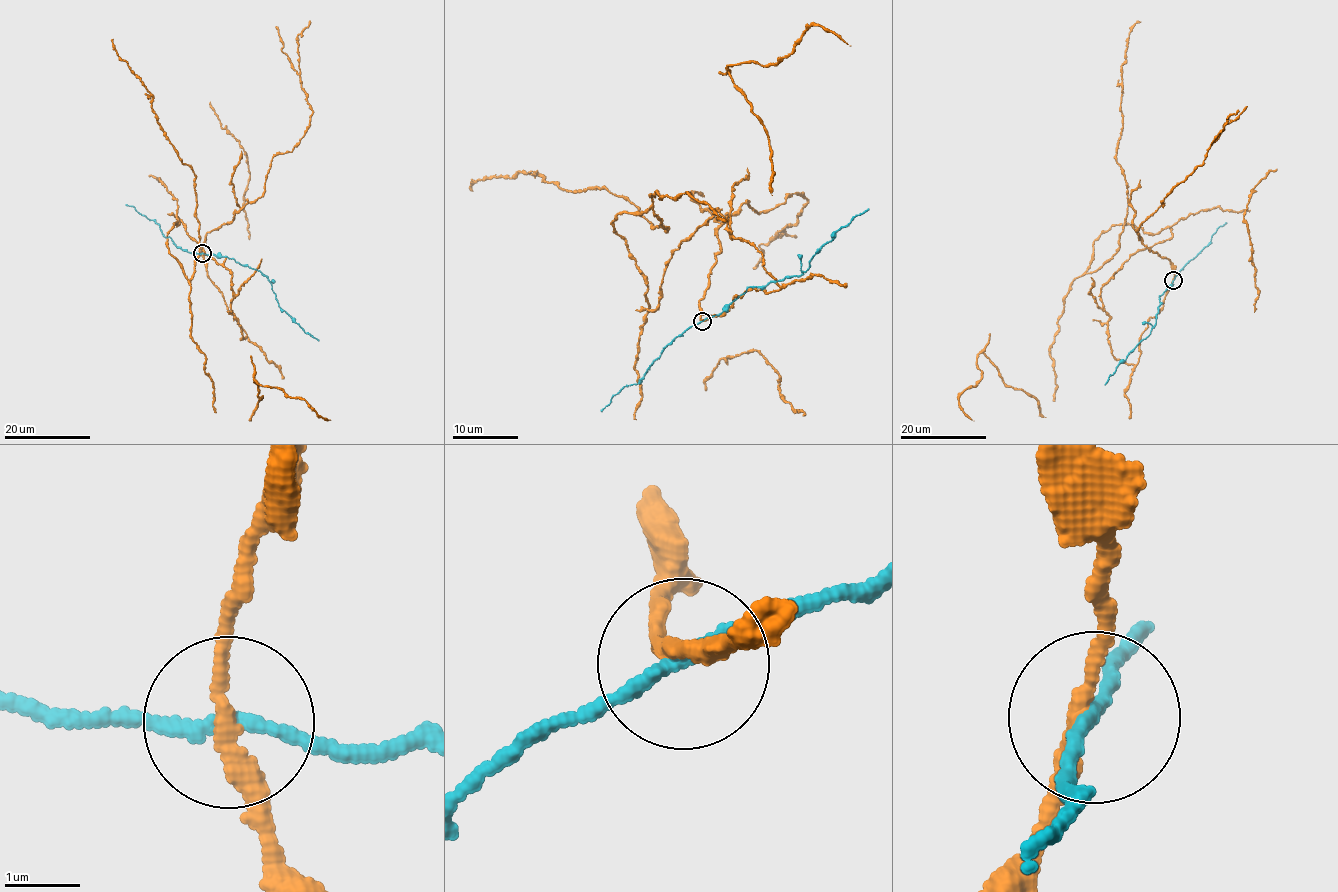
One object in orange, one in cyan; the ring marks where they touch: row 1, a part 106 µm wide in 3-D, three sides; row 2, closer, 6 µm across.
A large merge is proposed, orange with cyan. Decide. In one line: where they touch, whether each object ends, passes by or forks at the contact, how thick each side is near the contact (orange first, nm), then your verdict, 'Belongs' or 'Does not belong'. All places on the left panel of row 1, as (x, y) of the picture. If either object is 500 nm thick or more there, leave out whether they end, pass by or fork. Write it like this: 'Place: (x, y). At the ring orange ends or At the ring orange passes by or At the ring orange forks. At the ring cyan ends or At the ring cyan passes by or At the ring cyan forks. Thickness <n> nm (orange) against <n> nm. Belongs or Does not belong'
Place: (202, 253). At the ring orange passes by. At the ring cyan passes by. Thickness 200 nm (orange) against 170 nm. Does not belong

